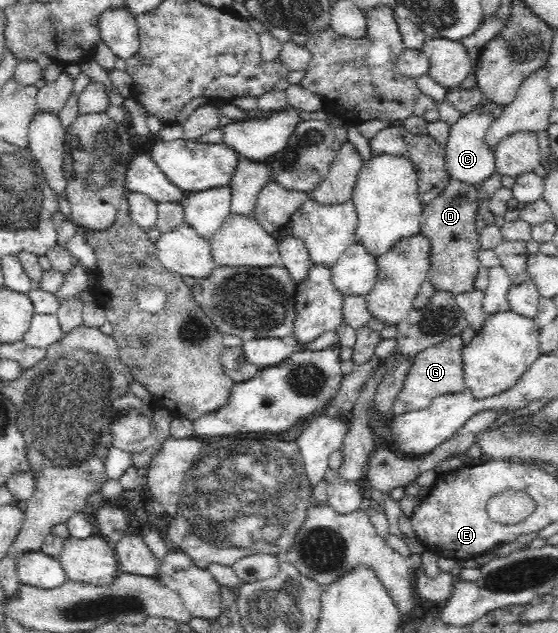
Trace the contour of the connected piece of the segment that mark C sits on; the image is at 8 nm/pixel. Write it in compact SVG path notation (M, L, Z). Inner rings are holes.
M474 108L474 112L468 112L455 122L448 134L446 146L444 146L443 169L448 181L461 182L462 185L469 185L478 188L495 171L495 157L483 143L485 130L493 120Z

